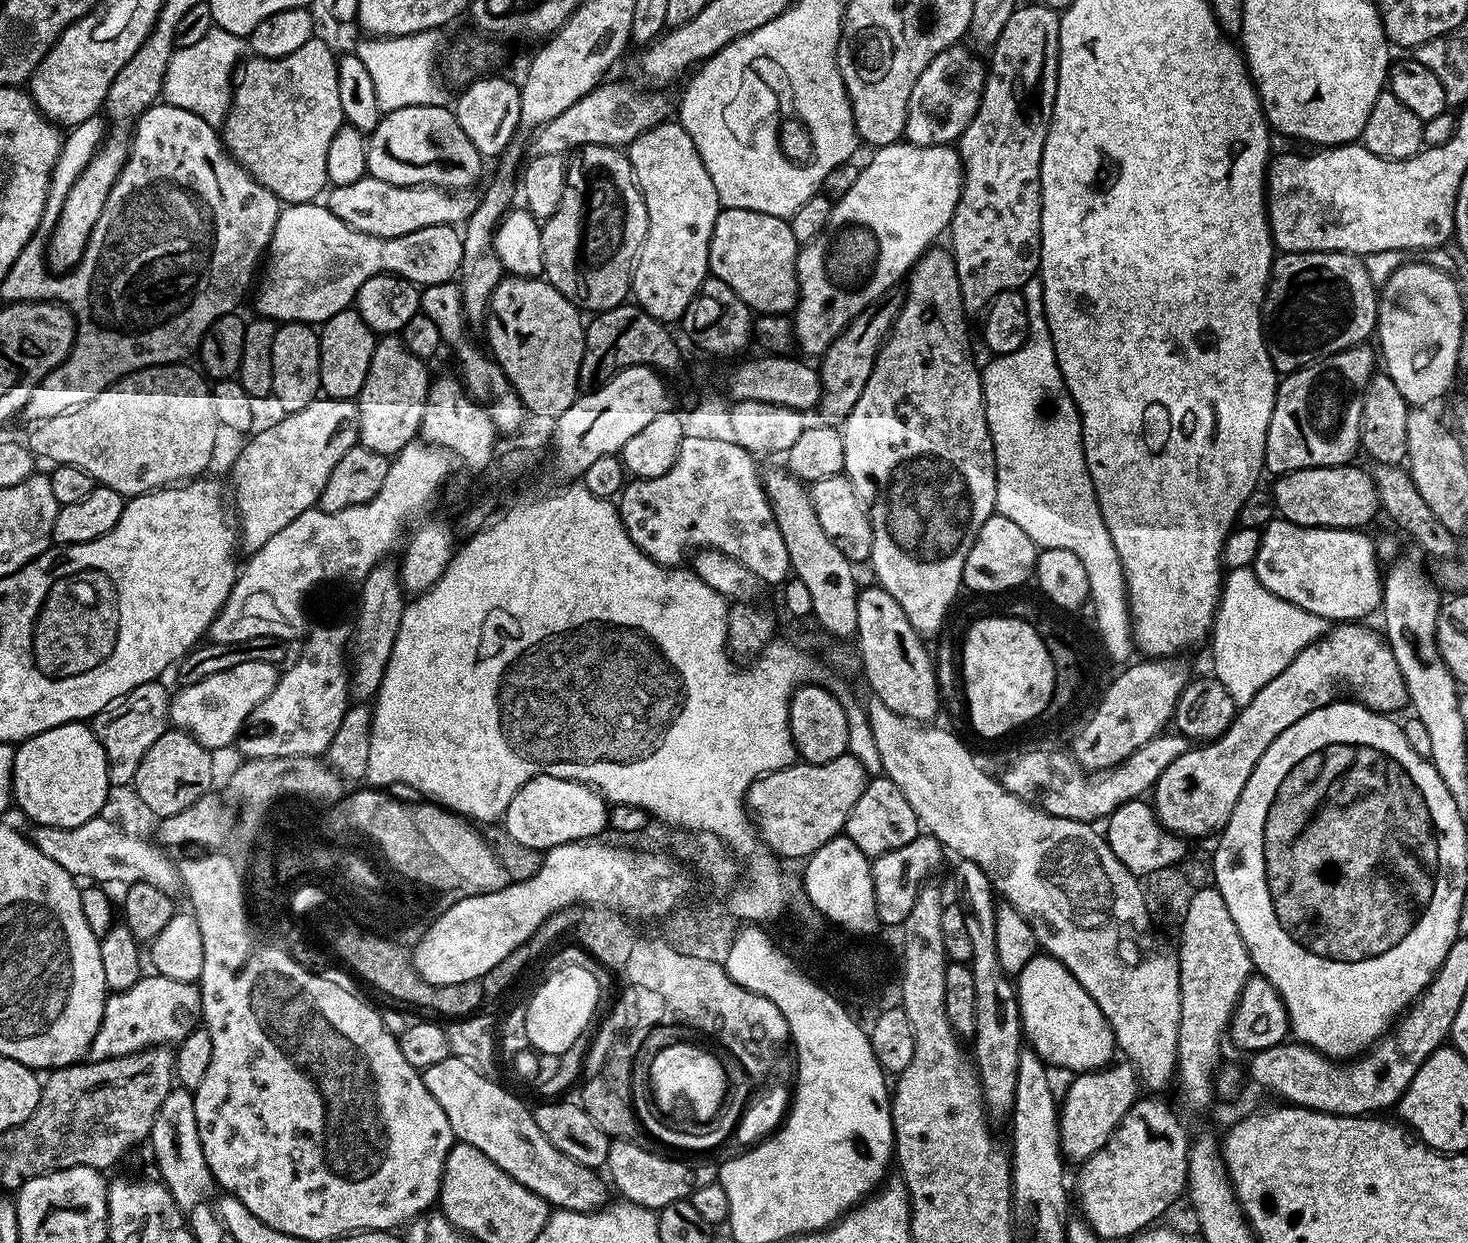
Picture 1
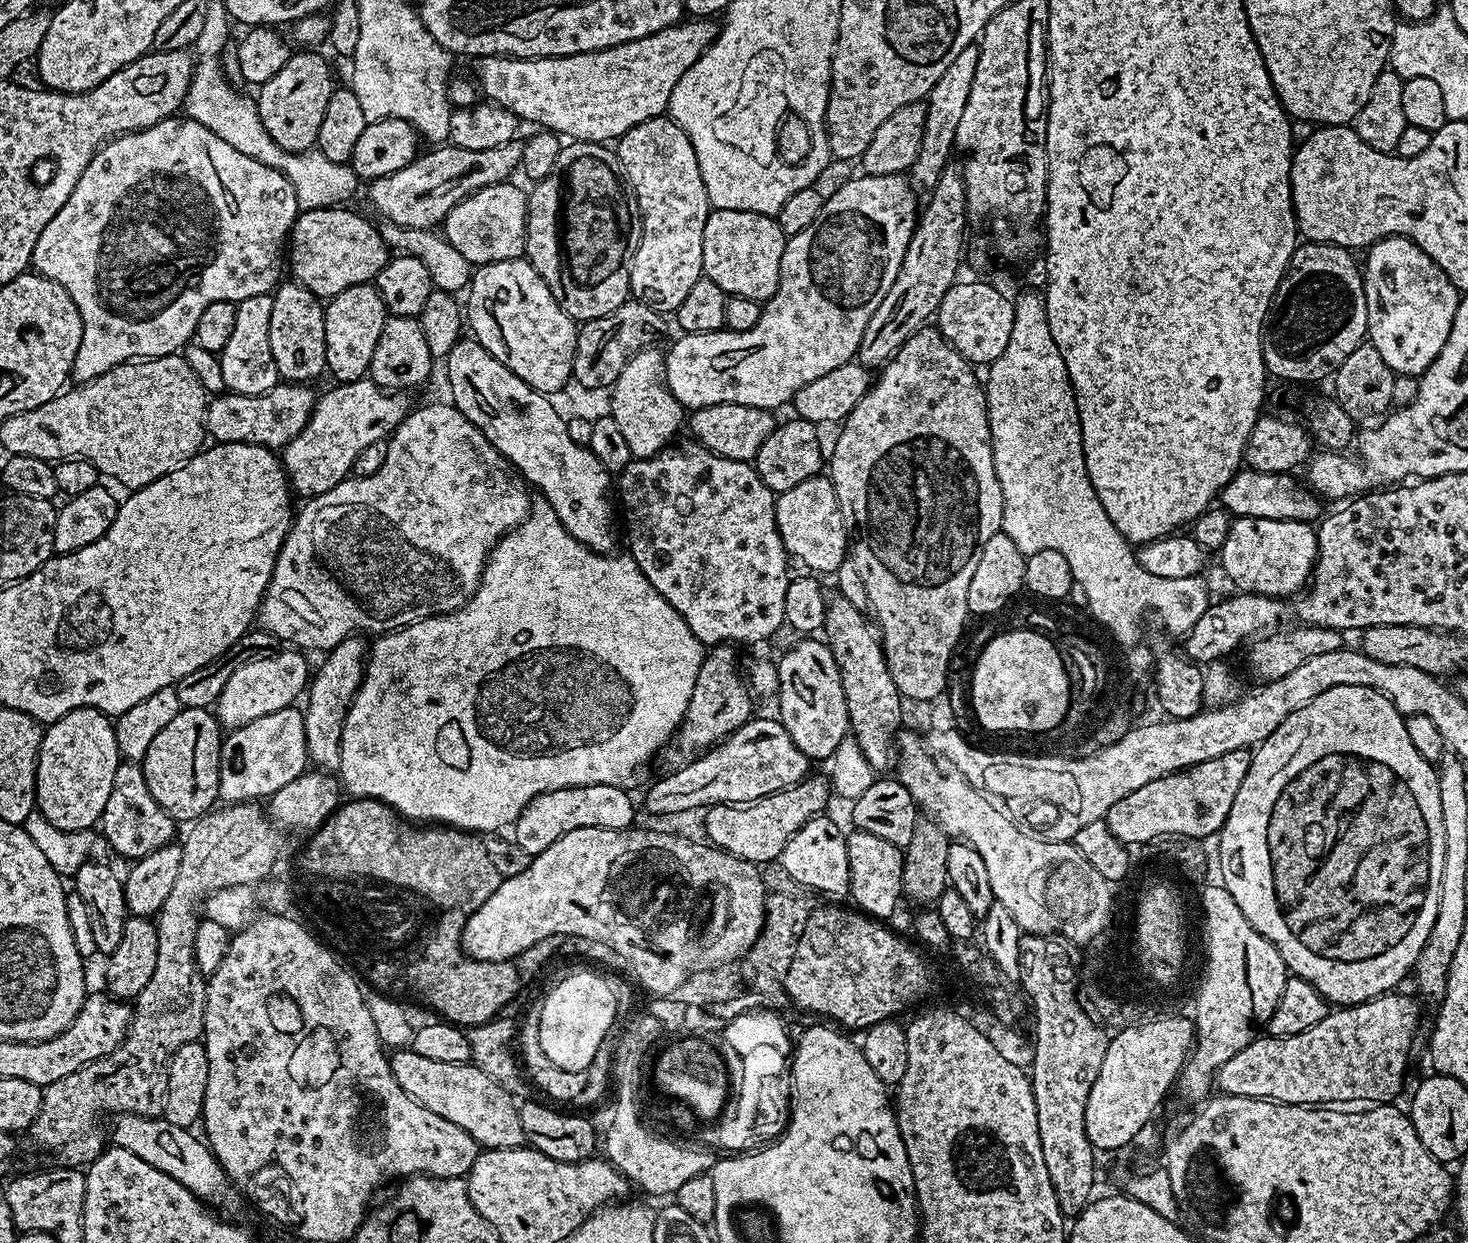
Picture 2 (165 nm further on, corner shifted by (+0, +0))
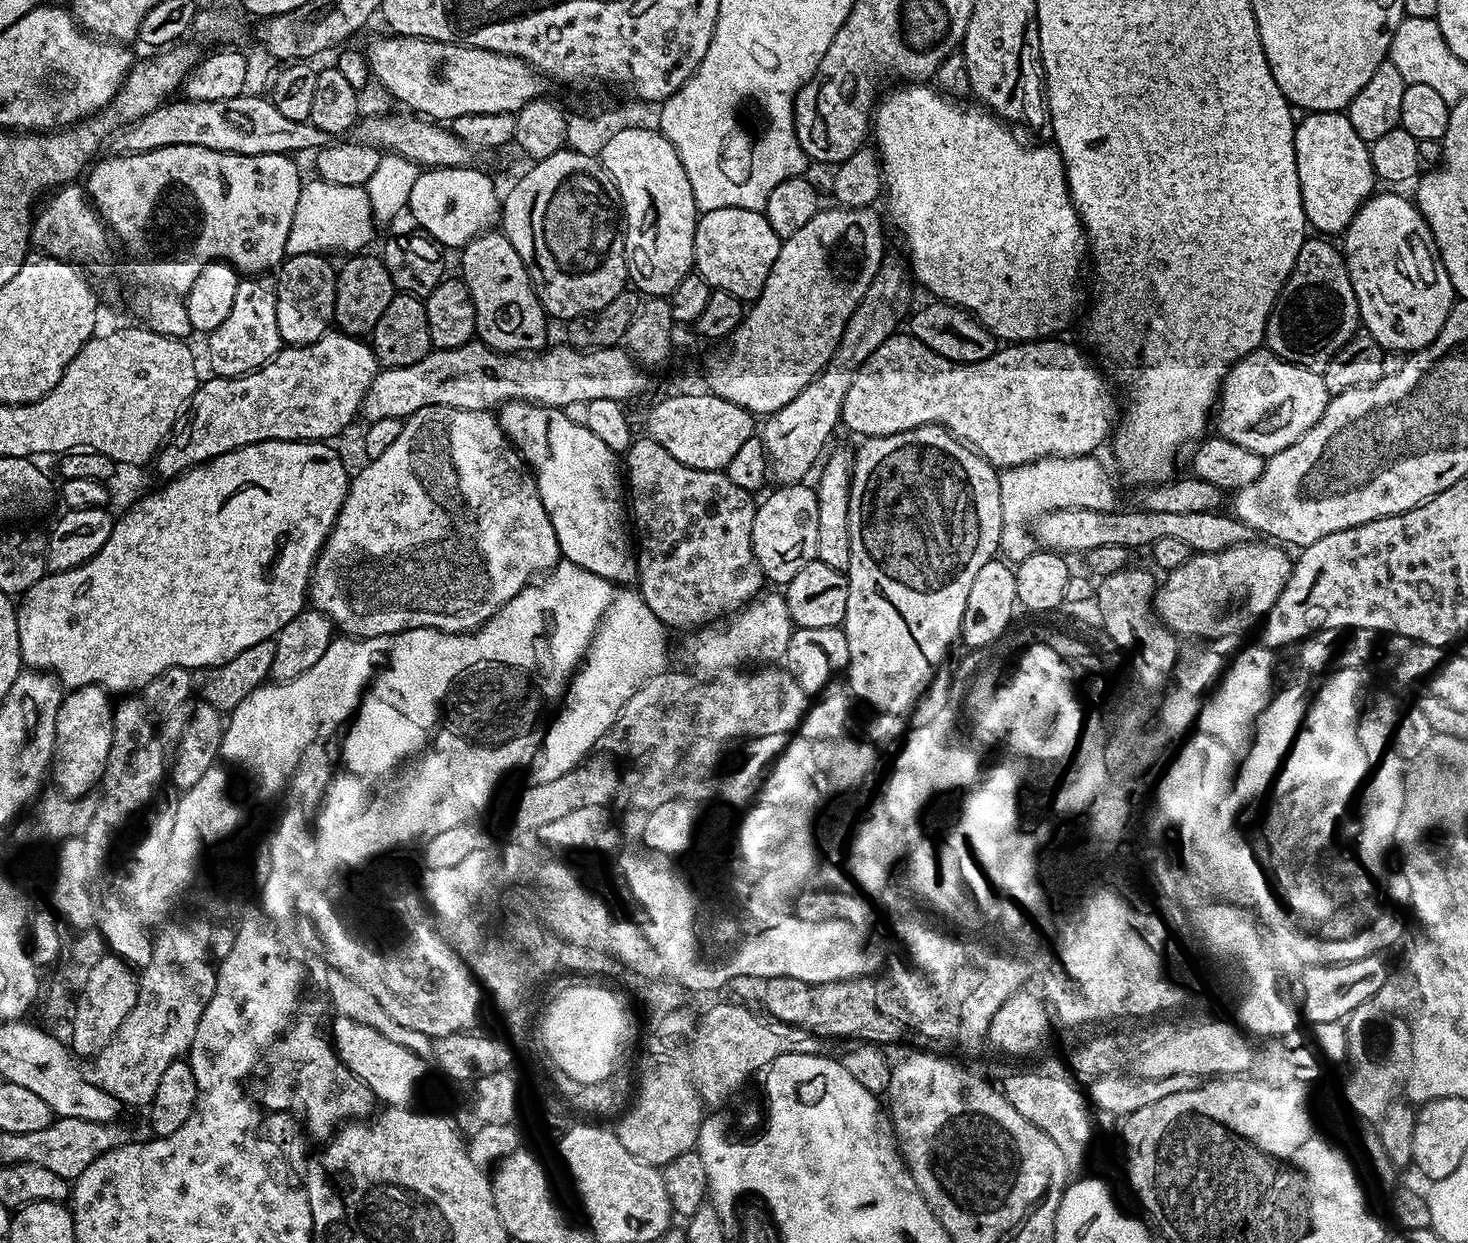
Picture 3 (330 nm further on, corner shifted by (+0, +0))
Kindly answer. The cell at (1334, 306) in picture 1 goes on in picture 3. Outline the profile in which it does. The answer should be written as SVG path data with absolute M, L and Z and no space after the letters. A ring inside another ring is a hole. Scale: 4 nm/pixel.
M1305 239L1302 250L1298 250L1296 264L1282 286L1280 297L1268 319L1266 346L1278 358L1291 364L1322 370L1334 358L1334 354L1350 337L1358 331L1361 323L1358 298L1354 294L1354 286L1350 282L1350 274L1346 270L1343 251L1331 244L1331 239Z

